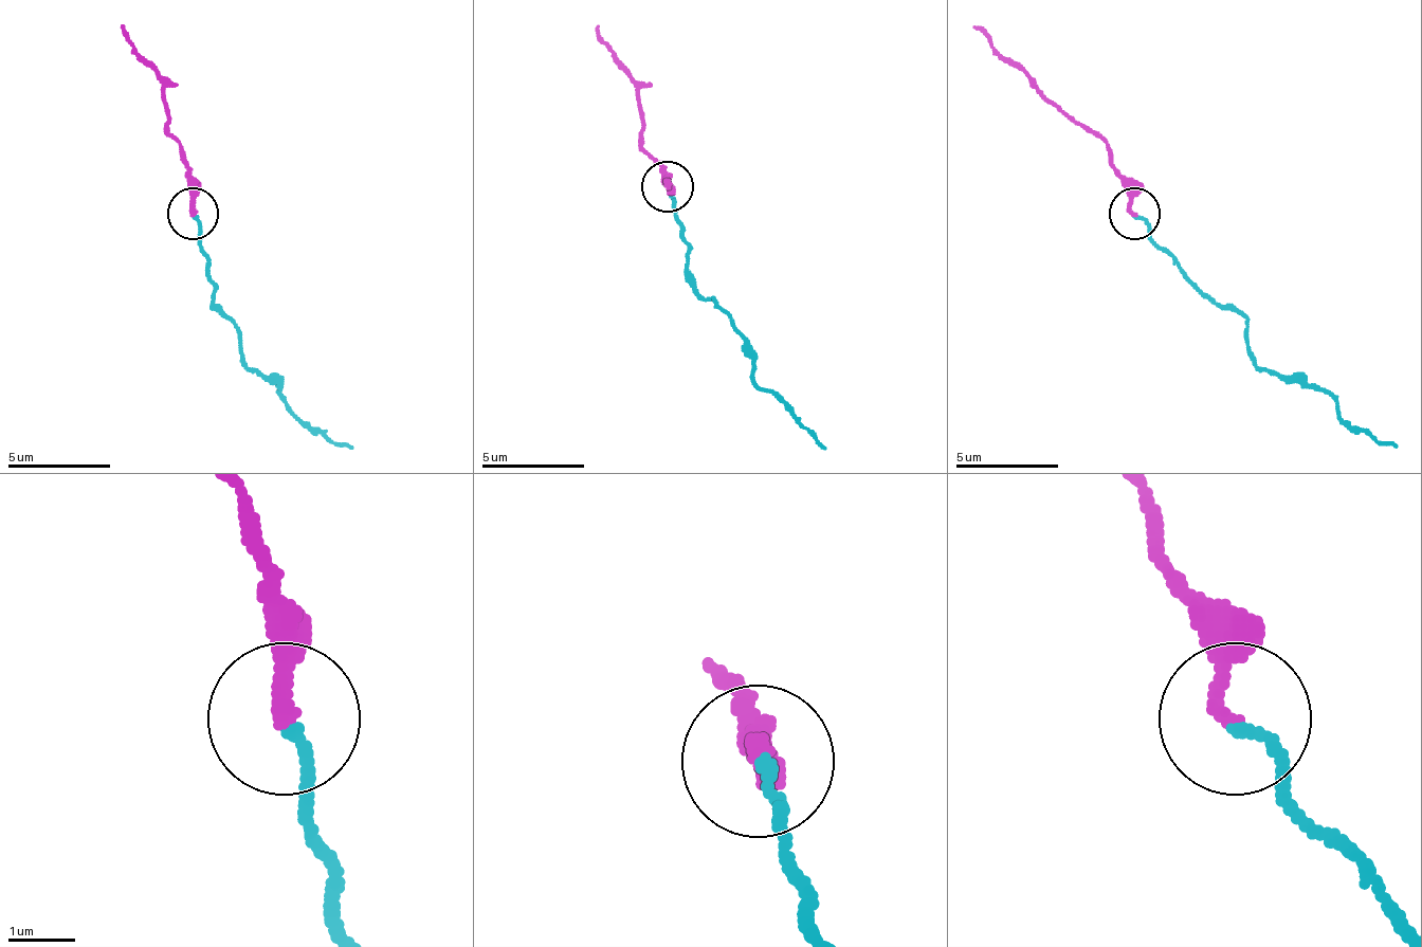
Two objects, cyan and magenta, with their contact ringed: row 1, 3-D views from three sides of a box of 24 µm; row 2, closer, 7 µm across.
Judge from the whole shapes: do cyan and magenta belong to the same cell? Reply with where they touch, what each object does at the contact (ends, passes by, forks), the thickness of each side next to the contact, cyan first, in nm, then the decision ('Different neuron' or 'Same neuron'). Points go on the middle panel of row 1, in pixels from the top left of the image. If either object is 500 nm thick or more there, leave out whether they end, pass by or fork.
Place: (667, 186). At the ring cyan ends. At the ring magenta ends. Thickness 170 nm (cyan) against 240 nm. Same neuron

